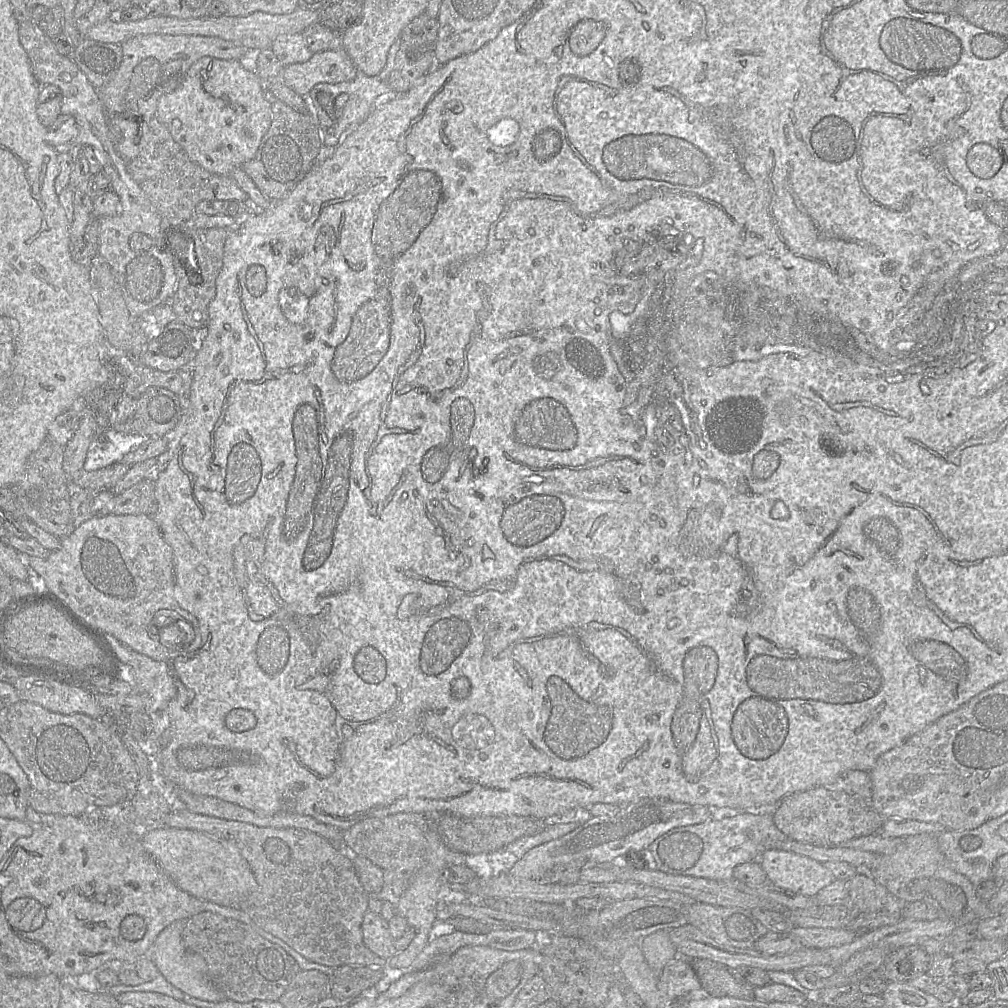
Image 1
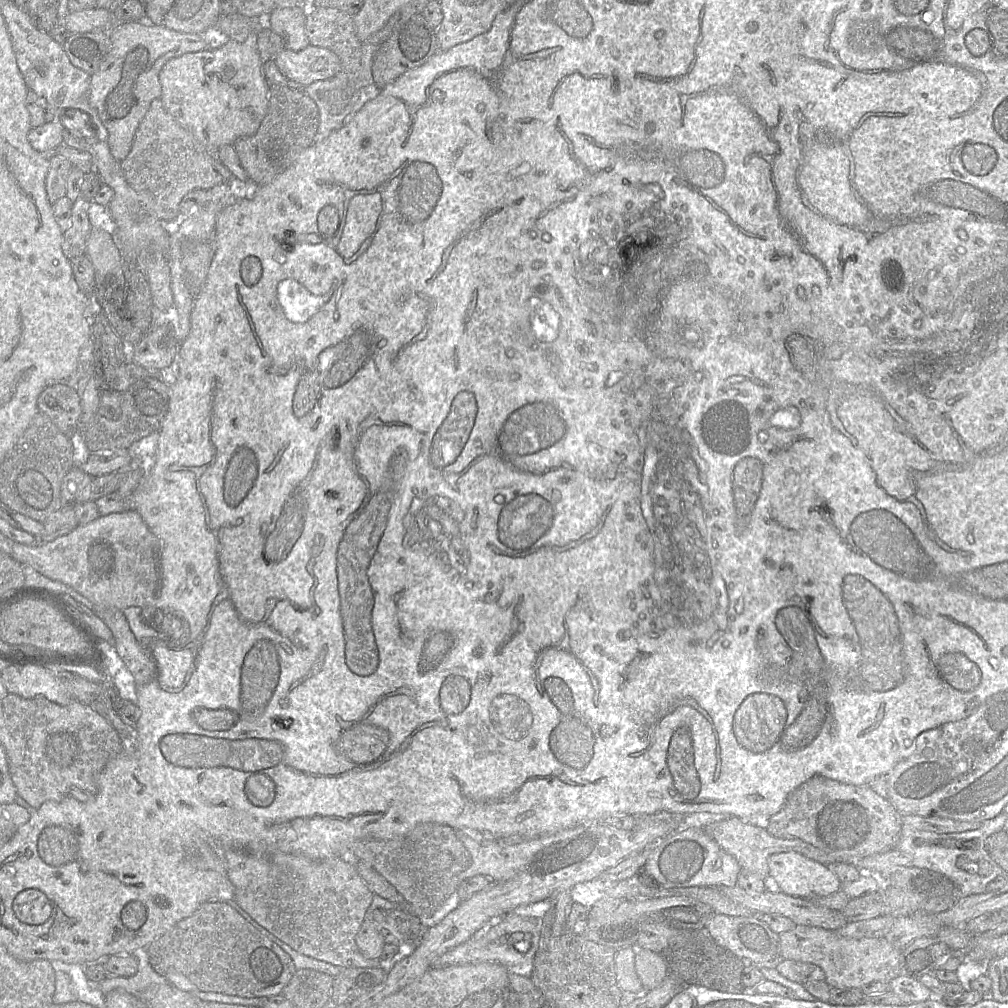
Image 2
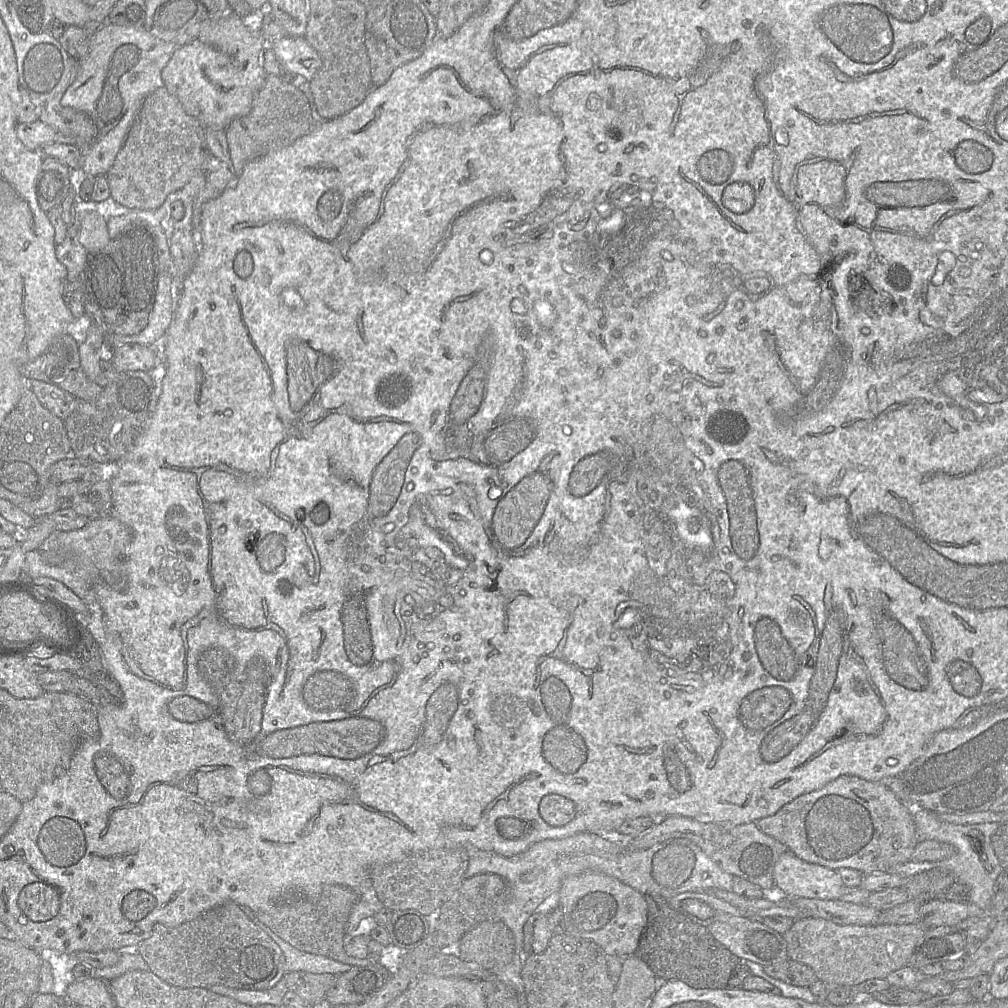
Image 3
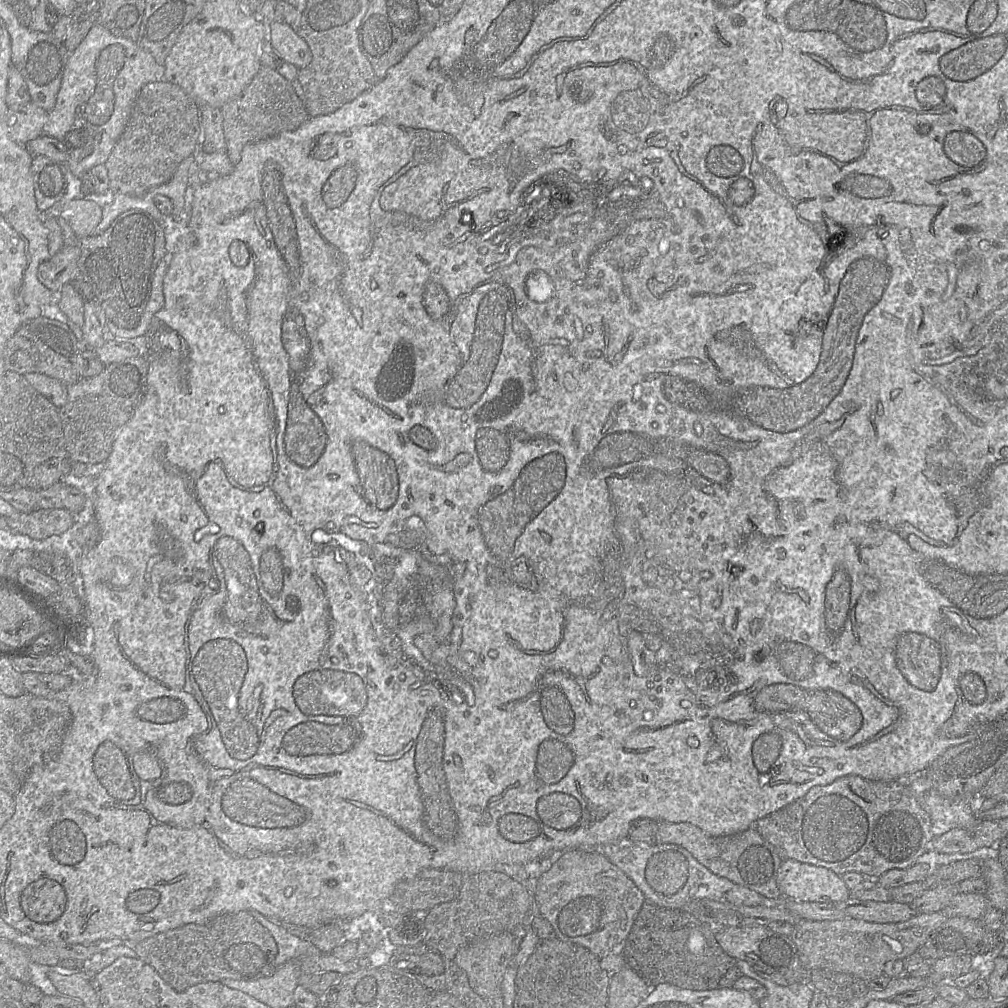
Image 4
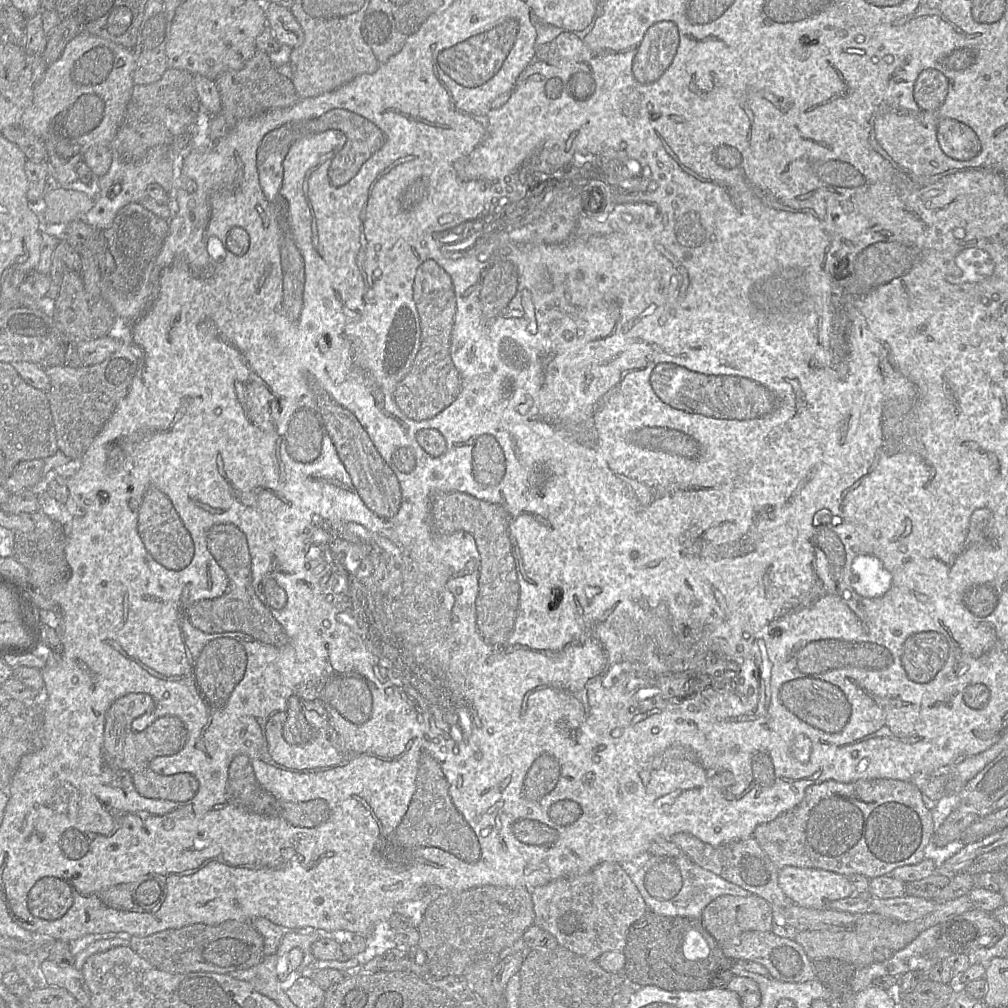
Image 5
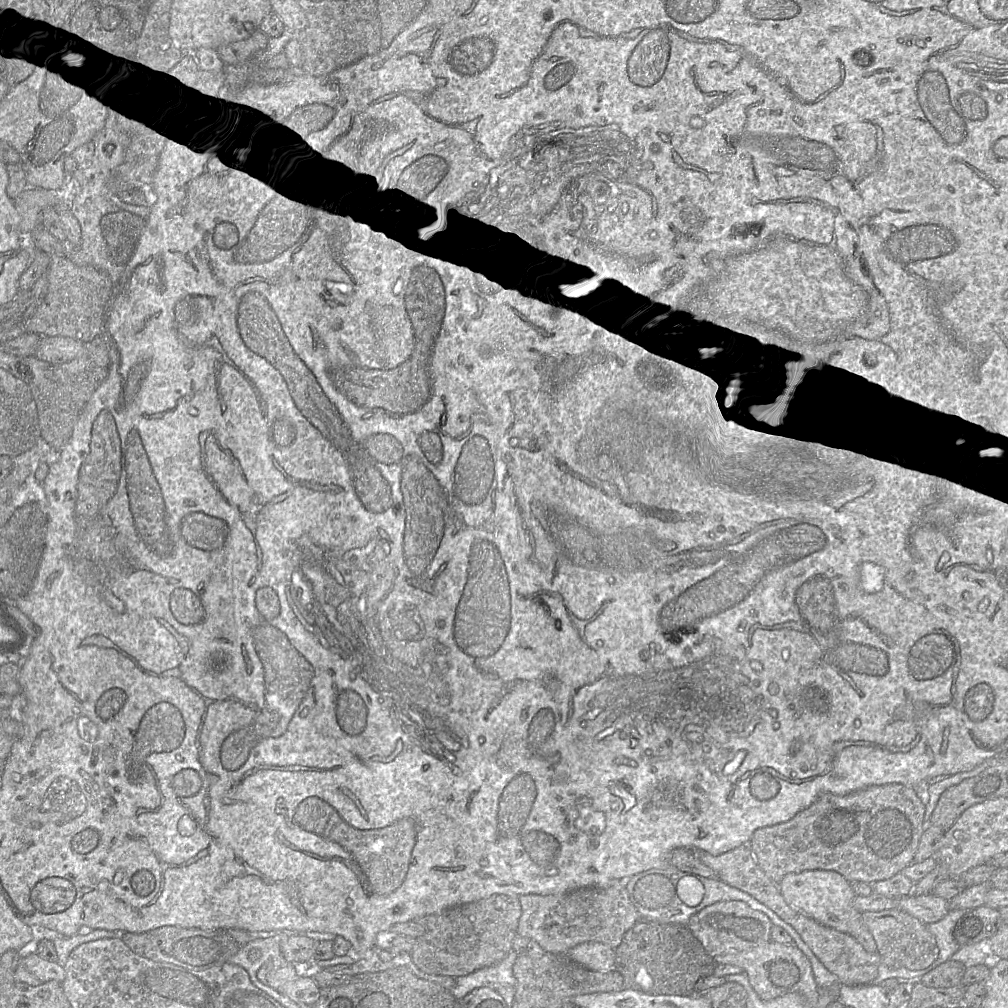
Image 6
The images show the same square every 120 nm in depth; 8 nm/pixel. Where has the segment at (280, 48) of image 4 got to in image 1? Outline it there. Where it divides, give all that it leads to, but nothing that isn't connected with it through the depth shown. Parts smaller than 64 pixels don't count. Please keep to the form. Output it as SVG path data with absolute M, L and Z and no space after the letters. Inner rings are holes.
M345 50L315 53L304 63L283 67L282 82L302 97L319 83L336 84L355 78L357 67Z

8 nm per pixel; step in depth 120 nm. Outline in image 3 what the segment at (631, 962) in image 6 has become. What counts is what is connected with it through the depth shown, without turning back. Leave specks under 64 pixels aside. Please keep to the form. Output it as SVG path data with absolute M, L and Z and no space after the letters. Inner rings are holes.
M658 894L644 895L647 924L635 955L644 961L660 983L679 981L695 989L726 989L740 958L732 954L709 933L705 926L693 923L669 907Z

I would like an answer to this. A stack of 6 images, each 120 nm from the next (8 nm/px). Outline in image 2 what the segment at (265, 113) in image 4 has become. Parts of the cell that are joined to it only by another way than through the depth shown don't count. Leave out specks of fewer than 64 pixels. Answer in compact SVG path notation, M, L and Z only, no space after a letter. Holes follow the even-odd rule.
M269 86L268 111L260 127L255 134L238 138L233 145L250 179L258 186L264 186L290 167L315 142L318 125L318 107L303 89Z

